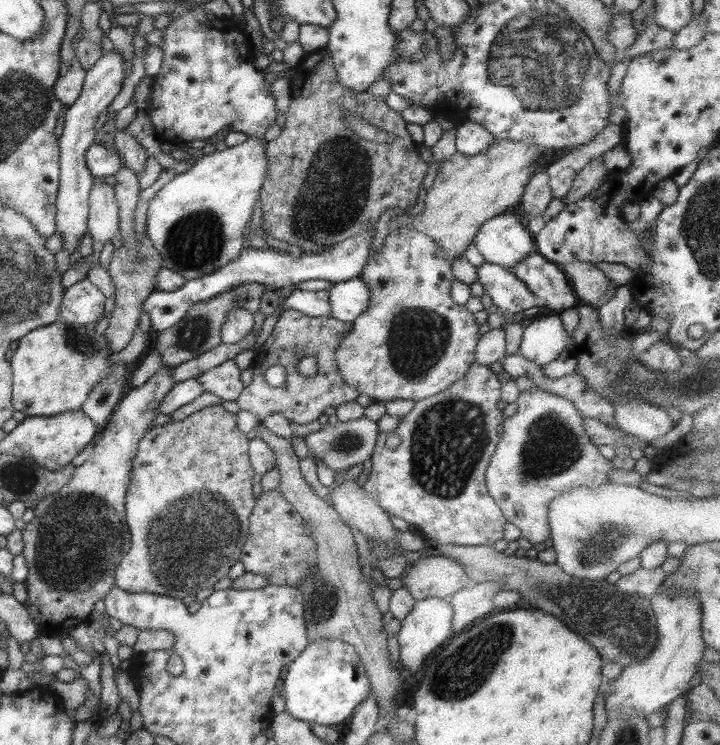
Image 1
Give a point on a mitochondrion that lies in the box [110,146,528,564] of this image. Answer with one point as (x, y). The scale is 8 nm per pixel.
(448, 440)

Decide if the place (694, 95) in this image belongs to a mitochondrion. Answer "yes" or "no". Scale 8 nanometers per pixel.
no

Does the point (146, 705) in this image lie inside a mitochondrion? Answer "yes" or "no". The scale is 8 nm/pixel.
no

